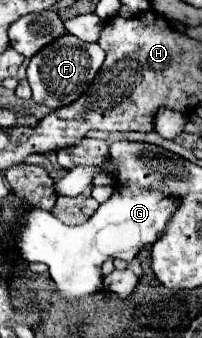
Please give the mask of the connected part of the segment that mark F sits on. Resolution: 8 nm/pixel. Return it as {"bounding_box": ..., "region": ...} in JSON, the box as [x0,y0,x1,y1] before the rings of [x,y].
{"bounding_box":[27,33,105,109],"region":[[[71,33],[59,37],[59,41],[49,43],[35,57],[31,57],[27,65],[27,81],[33,89],[33,101],[39,105],[47,105],[51,109],[59,109],[77,101],[91,85],[103,61],[105,51],[97,43],[83,43]]]}

